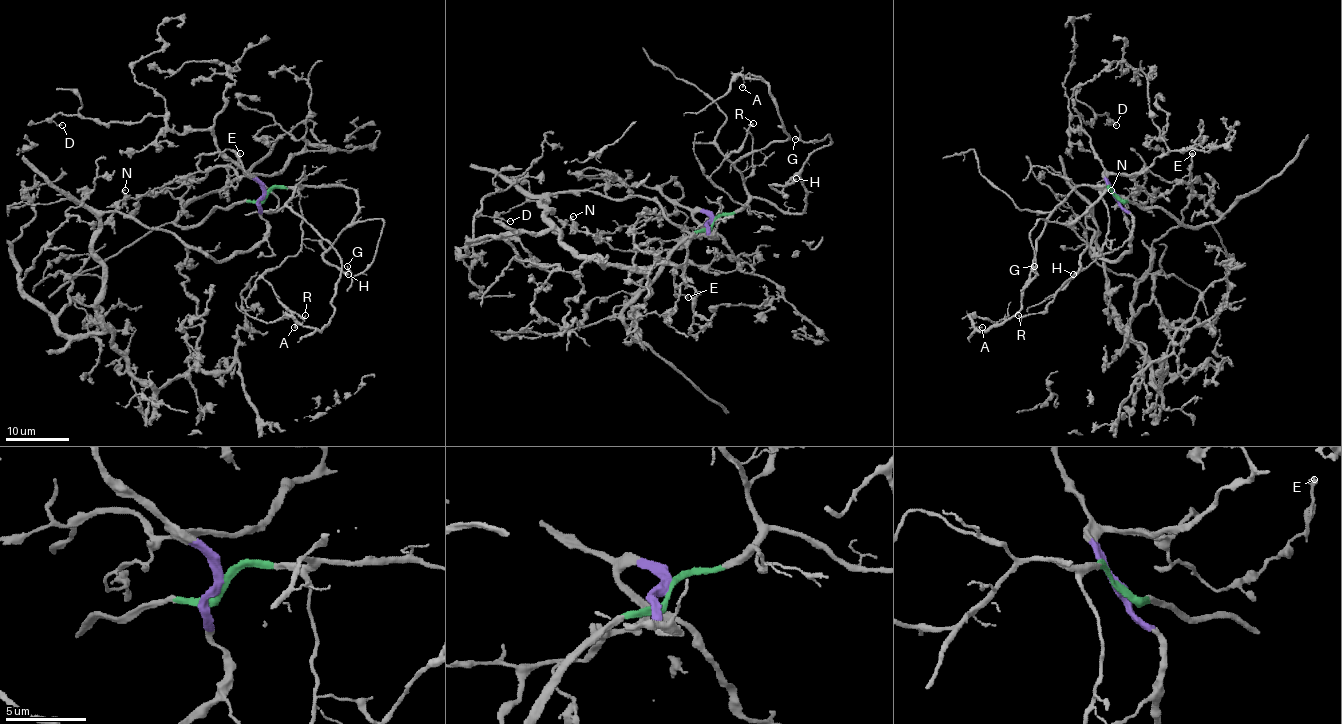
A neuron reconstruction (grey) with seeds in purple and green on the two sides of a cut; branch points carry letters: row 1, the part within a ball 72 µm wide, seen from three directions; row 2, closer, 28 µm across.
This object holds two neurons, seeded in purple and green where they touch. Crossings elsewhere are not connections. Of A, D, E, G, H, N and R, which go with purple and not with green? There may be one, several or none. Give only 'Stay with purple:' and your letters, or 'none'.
Stay with purple: D, E, N

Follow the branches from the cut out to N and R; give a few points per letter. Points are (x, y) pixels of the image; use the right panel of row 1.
N: (1115, 196), (1107, 177), (1115, 174), (1135, 175), (1145, 166), (1143, 183), (1127, 198), (1119, 198), (1111, 190)
R: (1115, 196), (1110, 188), (1100, 193), (1108, 214), (1100, 255), (1070, 278), (1044, 311), (1019, 314)

